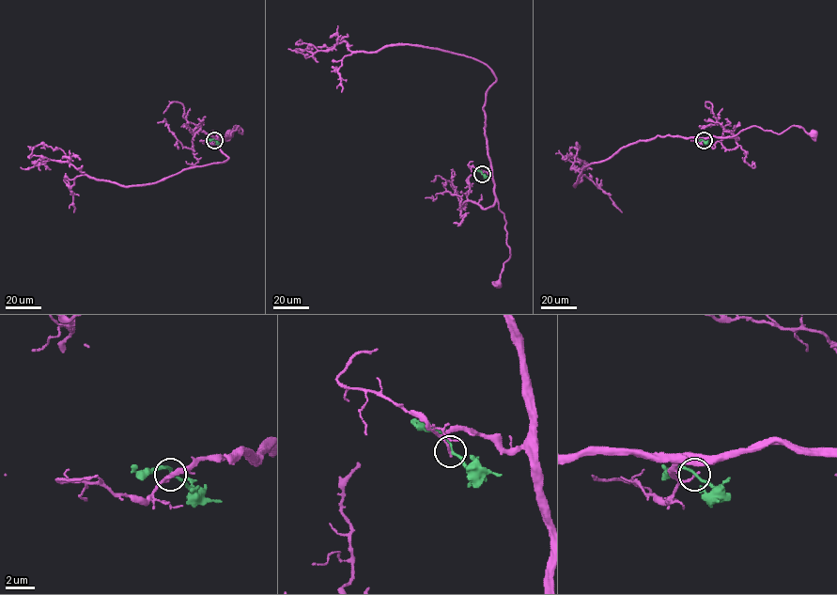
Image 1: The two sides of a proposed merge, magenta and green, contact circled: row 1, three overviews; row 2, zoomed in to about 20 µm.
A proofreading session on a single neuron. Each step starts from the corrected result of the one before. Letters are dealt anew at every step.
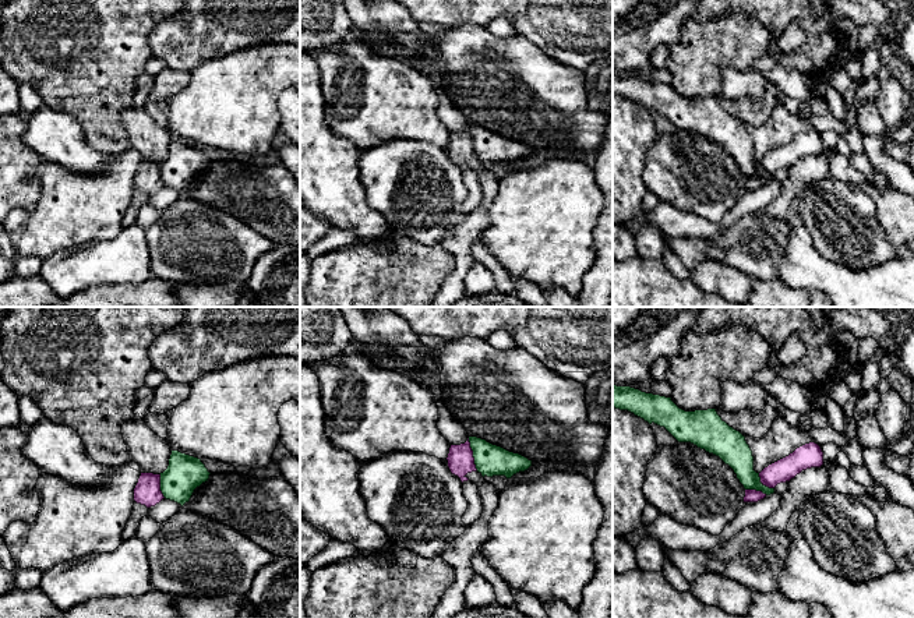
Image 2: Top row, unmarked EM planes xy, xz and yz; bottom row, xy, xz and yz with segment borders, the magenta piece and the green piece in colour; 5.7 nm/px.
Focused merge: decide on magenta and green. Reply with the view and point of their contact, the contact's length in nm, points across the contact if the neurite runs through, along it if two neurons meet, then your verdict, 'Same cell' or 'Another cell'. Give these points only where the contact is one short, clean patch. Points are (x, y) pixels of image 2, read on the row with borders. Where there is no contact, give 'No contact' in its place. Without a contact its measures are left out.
Touches magenta at xz (472, 454). Shared border 190 nm. Boundary: xz (468, 438), (477, 469). Another cell

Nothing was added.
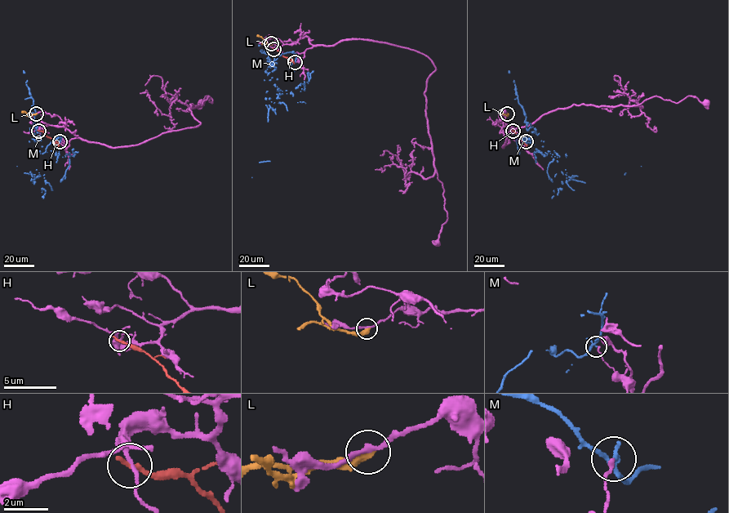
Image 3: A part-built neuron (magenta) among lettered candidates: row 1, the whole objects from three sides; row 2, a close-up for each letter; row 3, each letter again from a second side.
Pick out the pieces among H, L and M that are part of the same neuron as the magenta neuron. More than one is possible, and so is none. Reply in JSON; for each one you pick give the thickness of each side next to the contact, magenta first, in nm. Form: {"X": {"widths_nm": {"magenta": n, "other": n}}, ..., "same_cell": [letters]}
{"same_cell": []}

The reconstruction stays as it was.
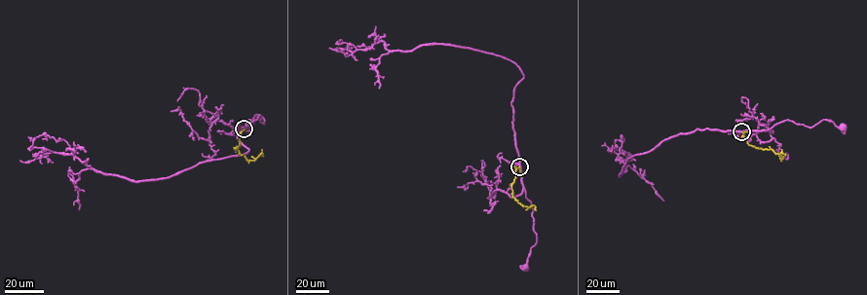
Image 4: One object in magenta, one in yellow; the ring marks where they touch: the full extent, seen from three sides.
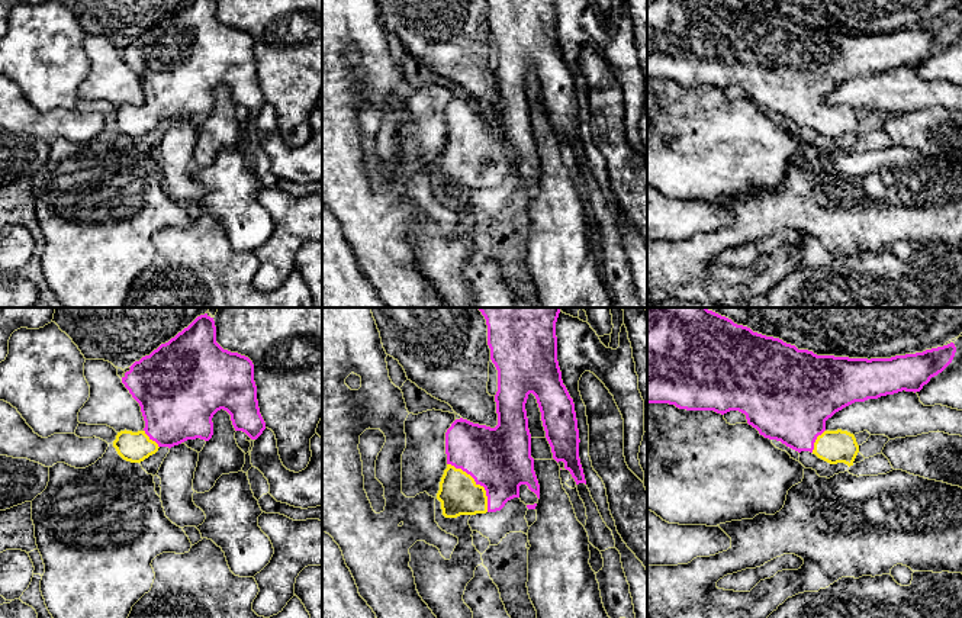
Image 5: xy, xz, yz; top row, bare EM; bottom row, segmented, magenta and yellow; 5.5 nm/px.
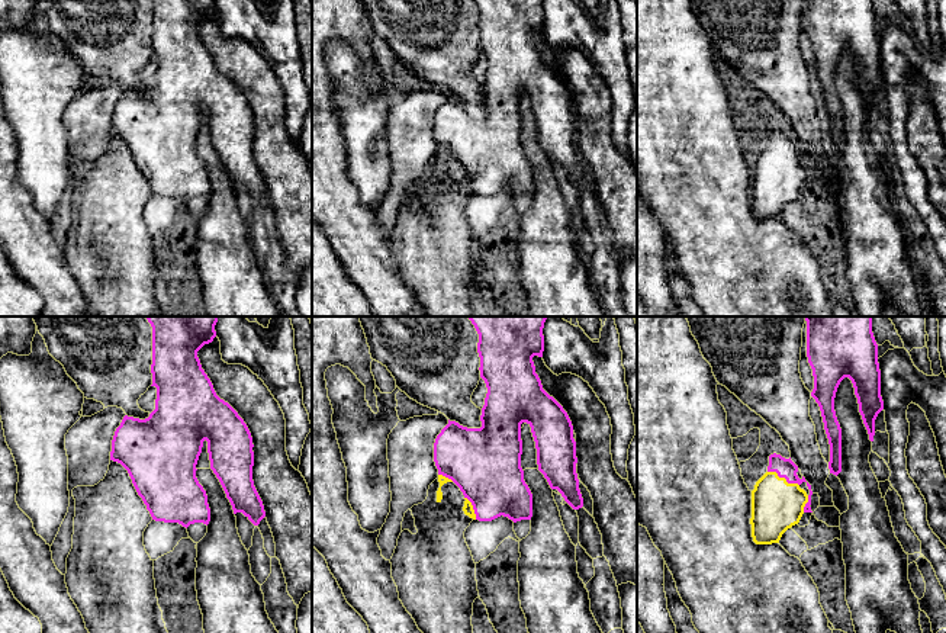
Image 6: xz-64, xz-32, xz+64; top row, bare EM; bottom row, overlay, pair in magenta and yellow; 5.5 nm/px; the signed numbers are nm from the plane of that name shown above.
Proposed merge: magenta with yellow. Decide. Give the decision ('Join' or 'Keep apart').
Join

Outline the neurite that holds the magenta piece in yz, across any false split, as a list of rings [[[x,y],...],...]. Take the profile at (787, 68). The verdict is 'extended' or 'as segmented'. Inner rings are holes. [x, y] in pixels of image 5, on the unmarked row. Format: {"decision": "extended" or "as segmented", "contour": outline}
{"decision": "extended", "contour": [[[647,0],[647,78],[669,78],[679,84],[714,86],[721,90],[739,86],[765,113],[781,116],[798,128],[810,126],[830,139],[844,138],[850,142],[859,128],[855,110],[842,104],[827,106],[826,96],[855,77],[903,65],[920,67],[932,52],[952,38],[955,28],[956,22],[950,17],[891,33],[849,33],[798,25],[779,13],[753,7],[743,0]]]}

